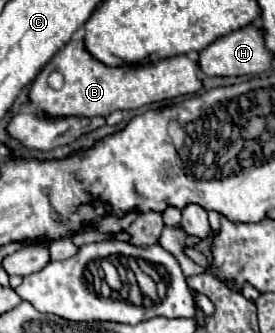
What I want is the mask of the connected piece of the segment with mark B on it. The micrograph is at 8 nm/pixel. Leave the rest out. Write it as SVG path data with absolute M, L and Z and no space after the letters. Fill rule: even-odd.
M75 38L65 44L51 60L43 66L29 90L29 106L33 106L41 116L47 118L67 118L67 116L109 116L115 110L137 110L151 102L161 102L185 94L195 94L201 90L203 84L199 80L199 64L189 56L173 56L165 60L157 60L155 64L135 64L135 66L121 66L109 68L103 66L99 60L87 54L81 40ZM51 72L59 72L65 82L63 88L55 90L47 84Z

